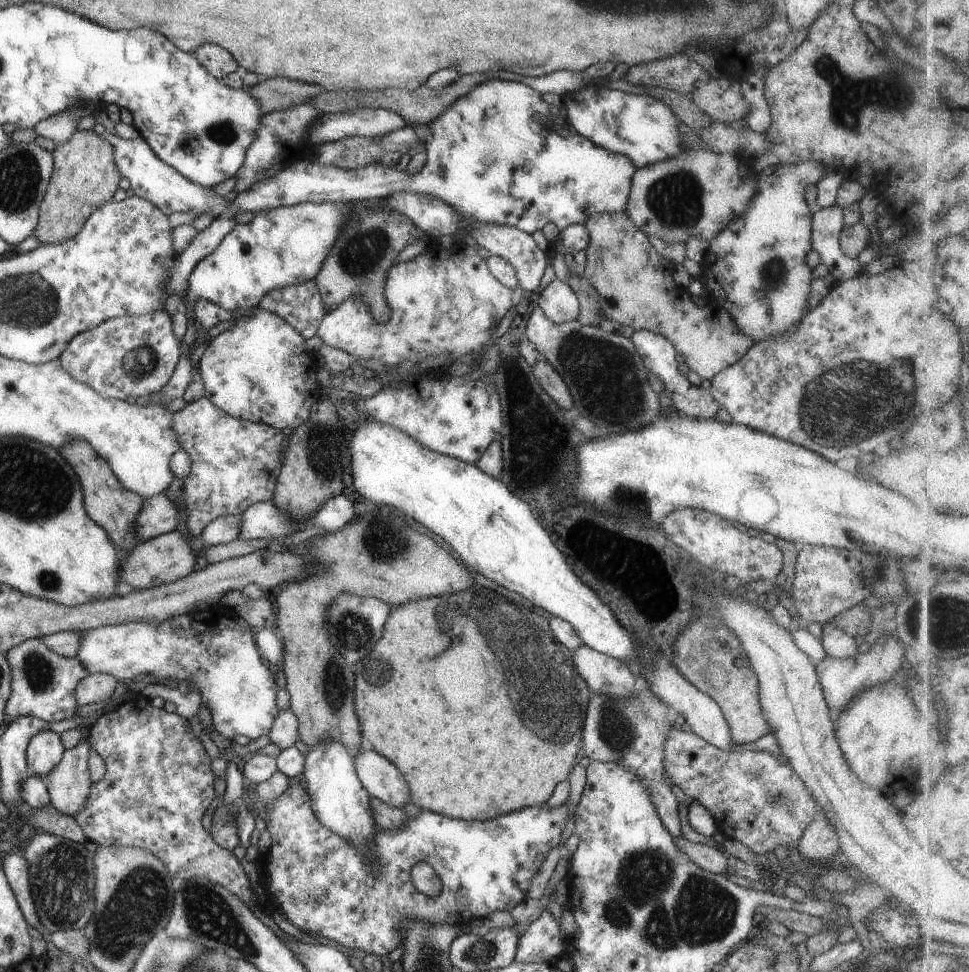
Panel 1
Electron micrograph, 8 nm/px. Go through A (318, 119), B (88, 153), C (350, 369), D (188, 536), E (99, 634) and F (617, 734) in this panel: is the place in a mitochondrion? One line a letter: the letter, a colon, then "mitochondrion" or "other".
A: other
B: other
C: other
D: other
E: other
F: mitochondrion

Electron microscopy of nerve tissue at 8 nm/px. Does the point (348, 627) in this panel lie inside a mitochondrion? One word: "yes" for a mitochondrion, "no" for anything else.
yes

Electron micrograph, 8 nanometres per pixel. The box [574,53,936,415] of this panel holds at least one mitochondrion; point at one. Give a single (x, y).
(676, 200)

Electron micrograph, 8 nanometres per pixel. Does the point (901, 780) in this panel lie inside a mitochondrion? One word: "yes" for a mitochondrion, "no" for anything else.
no

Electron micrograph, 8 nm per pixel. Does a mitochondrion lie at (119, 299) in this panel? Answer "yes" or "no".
no

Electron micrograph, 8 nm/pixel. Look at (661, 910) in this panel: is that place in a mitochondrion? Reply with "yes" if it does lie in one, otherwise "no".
yes

